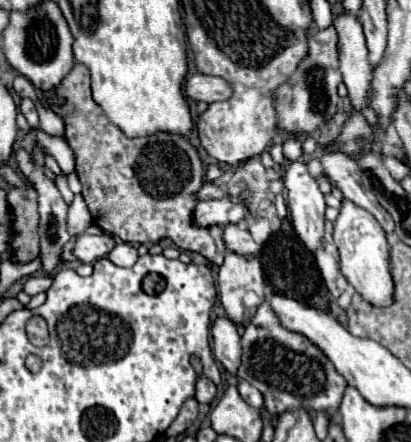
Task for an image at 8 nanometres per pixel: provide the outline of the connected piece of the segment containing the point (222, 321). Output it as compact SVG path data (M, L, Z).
M216 317L212 323L212 337L214 337L214 357L224 365L226 371L232 375L240 365L240 335L236 325L228 317Z

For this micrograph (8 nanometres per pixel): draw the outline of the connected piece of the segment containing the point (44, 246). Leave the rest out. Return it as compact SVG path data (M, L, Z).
M24 147L16 149L14 151L14 161L18 165L18 171L28 179L28 183L36 189L38 193L38 211L40 211L40 257L42 257L42 269L48 273L48 275L54 275L58 263L60 263L60 251L64 247L64 243L70 239L68 231L66 231L66 201L62 199L56 183L44 175L42 167L34 161L32 153L26 151Z

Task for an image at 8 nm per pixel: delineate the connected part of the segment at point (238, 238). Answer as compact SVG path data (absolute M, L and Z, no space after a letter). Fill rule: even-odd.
M236 223L224 225L224 243L228 251L236 251L242 255L258 255L260 253L260 245L254 243L254 239L250 237L250 233L242 227L238 227Z

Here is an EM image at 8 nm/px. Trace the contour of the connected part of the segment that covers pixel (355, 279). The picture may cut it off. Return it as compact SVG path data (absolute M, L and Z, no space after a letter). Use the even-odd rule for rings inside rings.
M342 199L340 215L334 221L334 241L340 253L340 271L342 275L352 283L352 287L372 305L384 307L392 303L392 293L394 293L394 283L390 277L390 265L388 265L388 243L386 243L386 233L366 213L366 209L354 205L352 201Z

